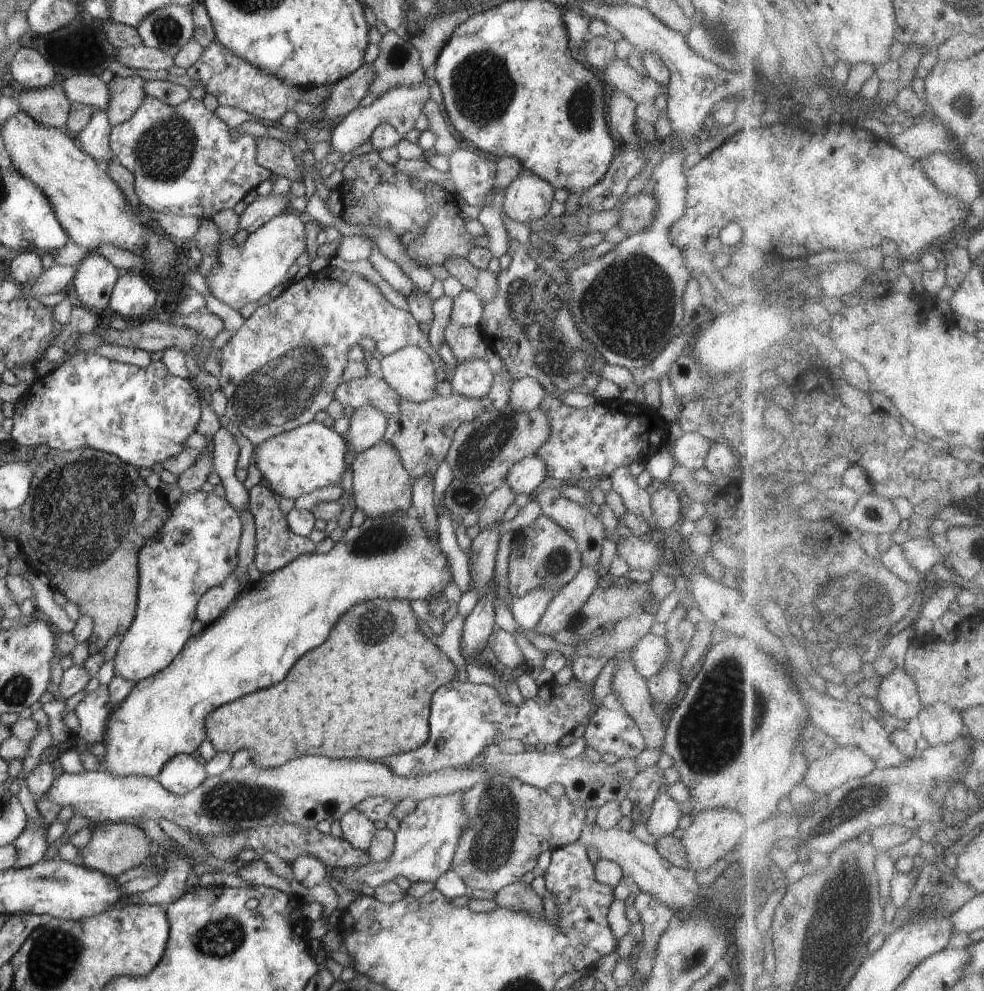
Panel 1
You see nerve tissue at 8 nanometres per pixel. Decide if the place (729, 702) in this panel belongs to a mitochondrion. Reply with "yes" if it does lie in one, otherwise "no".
yes

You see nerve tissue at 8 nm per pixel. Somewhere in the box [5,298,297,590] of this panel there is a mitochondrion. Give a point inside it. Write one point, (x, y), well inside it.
(108, 490)

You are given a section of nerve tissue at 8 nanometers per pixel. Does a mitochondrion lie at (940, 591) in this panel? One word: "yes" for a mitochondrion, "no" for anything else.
no

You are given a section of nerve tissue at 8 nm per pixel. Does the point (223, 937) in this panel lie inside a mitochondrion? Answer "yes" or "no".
yes

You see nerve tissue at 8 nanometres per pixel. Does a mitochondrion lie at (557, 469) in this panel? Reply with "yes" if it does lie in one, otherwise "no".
no

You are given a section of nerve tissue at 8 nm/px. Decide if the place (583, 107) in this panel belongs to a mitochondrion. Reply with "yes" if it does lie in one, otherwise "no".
yes

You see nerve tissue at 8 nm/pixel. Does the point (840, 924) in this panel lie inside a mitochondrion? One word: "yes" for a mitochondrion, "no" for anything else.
yes

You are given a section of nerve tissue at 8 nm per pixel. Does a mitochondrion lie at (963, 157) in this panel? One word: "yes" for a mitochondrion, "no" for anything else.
no

